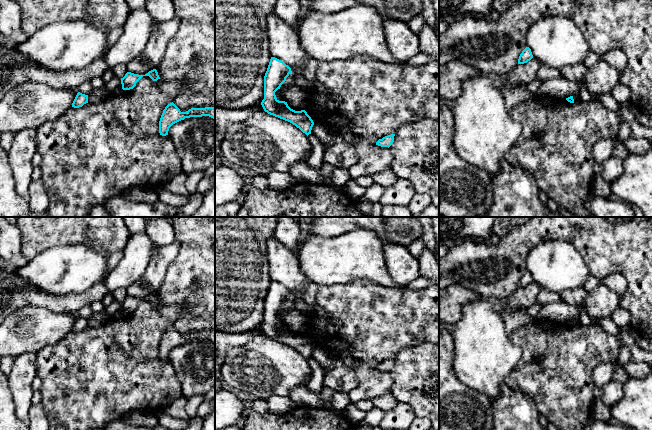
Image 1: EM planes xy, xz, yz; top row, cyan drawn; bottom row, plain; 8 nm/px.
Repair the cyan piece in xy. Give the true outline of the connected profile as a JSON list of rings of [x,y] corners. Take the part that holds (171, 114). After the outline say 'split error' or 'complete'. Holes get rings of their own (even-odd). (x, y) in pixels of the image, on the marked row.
[[[172,102],[168,104],[161,115],[159,121],[159,133],[162,136],[168,135],[169,128],[185,118],[209,116],[215,120],[215,107],[191,108],[186,112],[180,109]]]; complete

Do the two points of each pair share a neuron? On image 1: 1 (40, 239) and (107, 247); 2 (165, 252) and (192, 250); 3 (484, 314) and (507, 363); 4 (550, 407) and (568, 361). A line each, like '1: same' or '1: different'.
1: same
2: different
3: same
4: same

